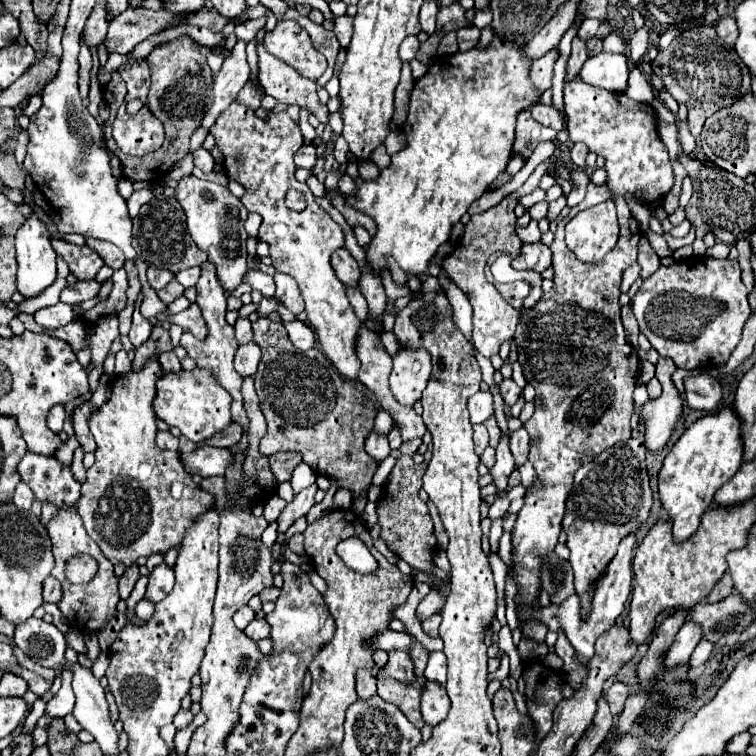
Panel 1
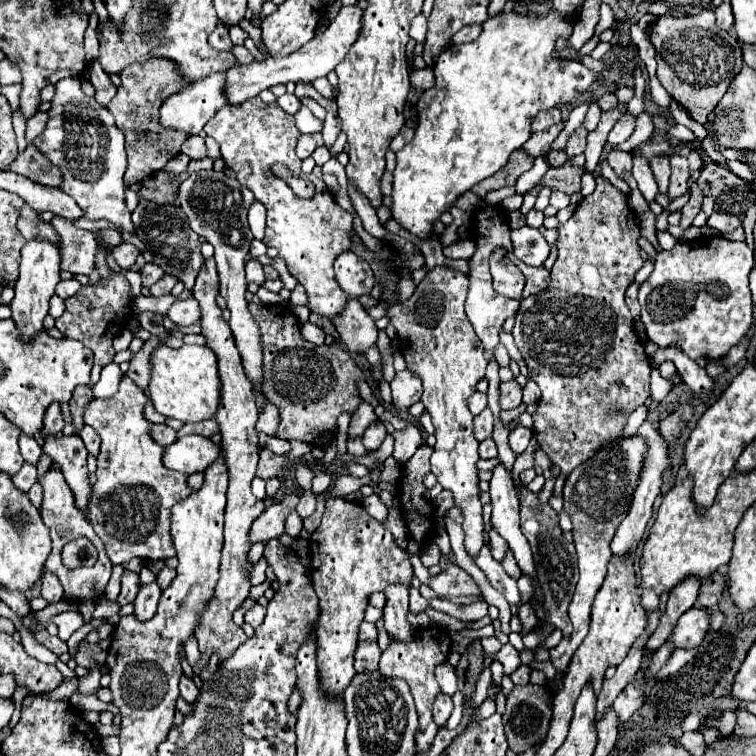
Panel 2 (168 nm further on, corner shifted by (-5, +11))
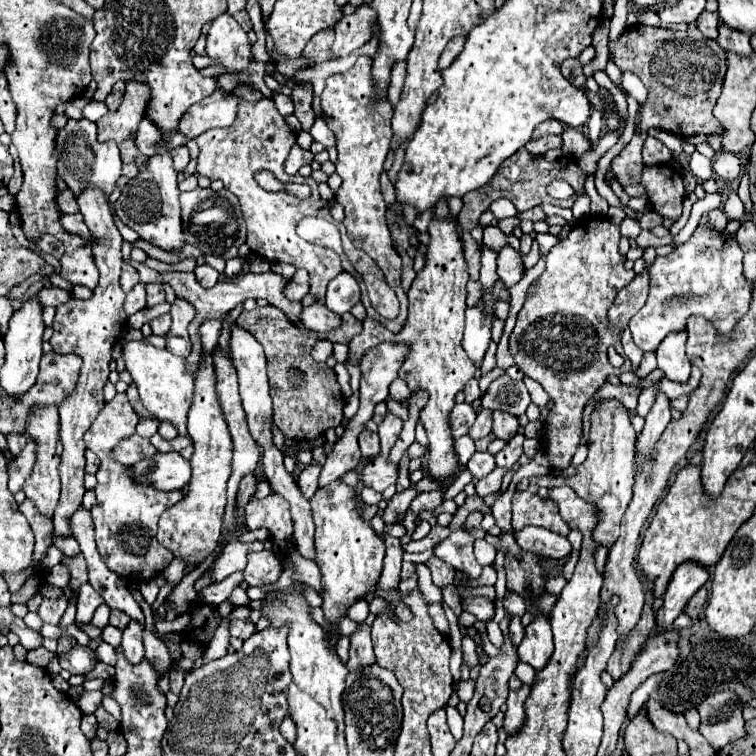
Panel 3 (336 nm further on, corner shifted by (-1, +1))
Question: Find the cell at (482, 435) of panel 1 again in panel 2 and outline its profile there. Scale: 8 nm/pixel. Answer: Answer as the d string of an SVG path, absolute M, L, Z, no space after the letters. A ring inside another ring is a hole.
M485 408L479 416L473 418L473 434L475 434L475 440L483 442L485 438L489 438L493 432L493 414L489 408Z

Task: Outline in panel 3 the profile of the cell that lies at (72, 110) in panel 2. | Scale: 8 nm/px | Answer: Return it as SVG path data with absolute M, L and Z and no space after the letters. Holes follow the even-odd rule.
M81 118L67 120L67 124L57 132L57 176L65 180L65 184L73 190L73 194L81 194L85 186L97 186L103 194L111 194L117 178L121 176L121 158L115 142L99 142L97 140L97 124Z

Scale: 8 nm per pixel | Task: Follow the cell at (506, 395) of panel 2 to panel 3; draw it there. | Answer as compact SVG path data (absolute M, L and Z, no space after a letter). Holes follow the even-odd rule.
M493 410L493 434L505 442L517 434L519 420L517 416L505 412L505 410Z

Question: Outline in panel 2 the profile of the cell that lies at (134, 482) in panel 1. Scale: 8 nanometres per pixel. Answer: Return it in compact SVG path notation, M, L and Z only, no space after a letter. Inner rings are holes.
M123 376L117 394L111 398L93 400L93 404L89 404L83 416L85 424L91 426L101 438L101 452L97 456L97 482L93 484L93 496L89 500L89 524L103 540L107 556L113 564L125 564L131 558L173 558L175 548L169 536L169 512L173 504L181 502L185 496L191 494L191 490L187 488L187 476L181 476L181 472L167 470L161 464L163 448L149 436L151 422L147 422L143 416L143 406L147 400L147 394L141 392L133 384L133 380L129 380L129 376Z

